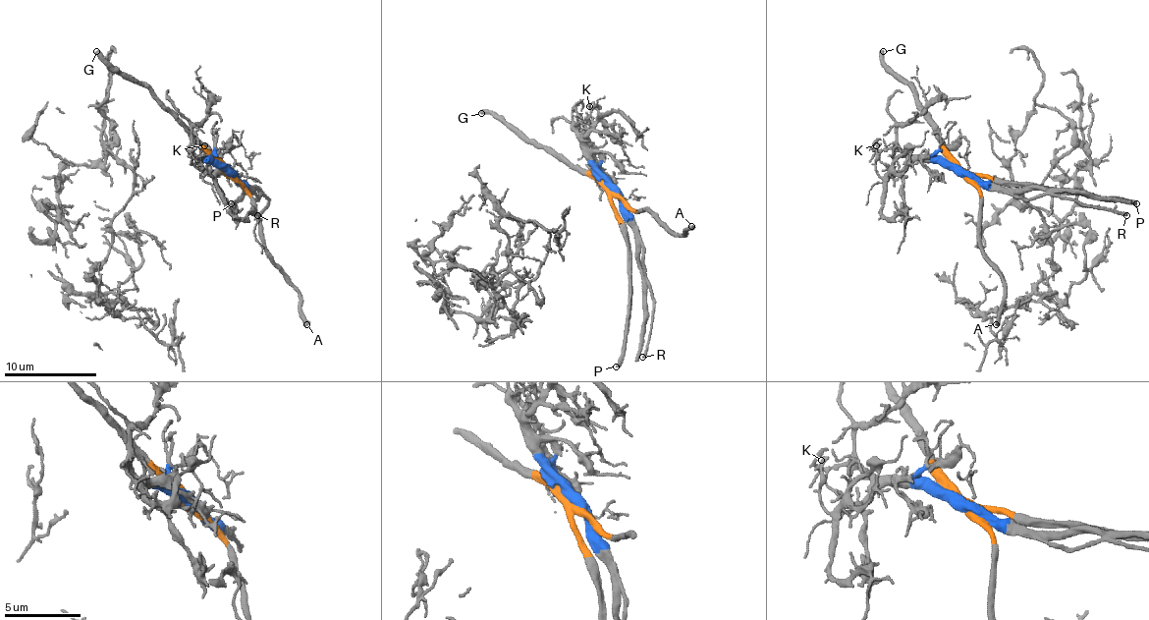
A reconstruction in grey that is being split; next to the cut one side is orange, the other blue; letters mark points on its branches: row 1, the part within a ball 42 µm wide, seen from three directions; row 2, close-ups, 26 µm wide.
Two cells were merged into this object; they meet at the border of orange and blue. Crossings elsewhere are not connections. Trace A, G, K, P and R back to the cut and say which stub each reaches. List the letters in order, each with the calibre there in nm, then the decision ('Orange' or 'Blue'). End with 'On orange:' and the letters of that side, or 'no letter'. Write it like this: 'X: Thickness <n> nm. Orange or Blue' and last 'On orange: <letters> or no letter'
A: Thickness 400 nm. Orange
G: Thickness 420 nm. Orange
K: Thickness 150 nm. Blue
P: Thickness 380 nm. Orange
R: Thickness 240 nm. Blue
On orange: A, G, P

